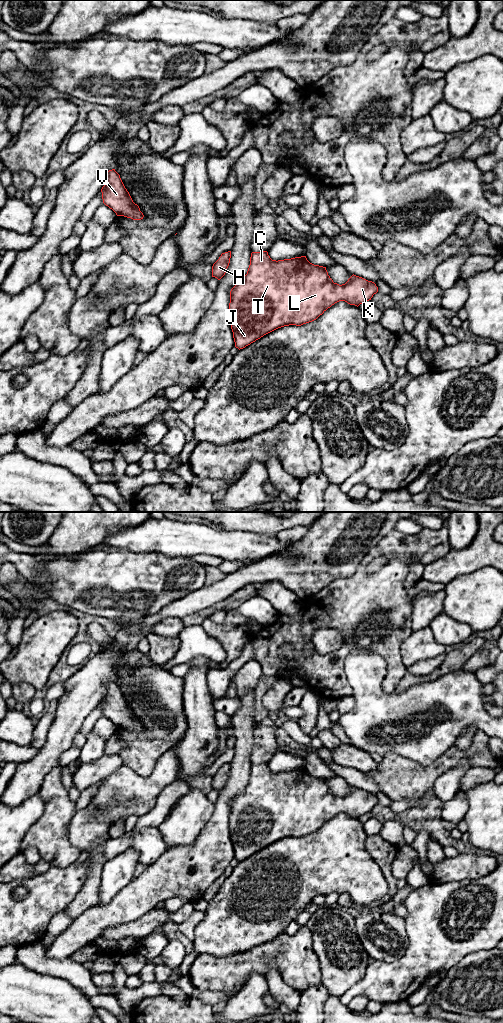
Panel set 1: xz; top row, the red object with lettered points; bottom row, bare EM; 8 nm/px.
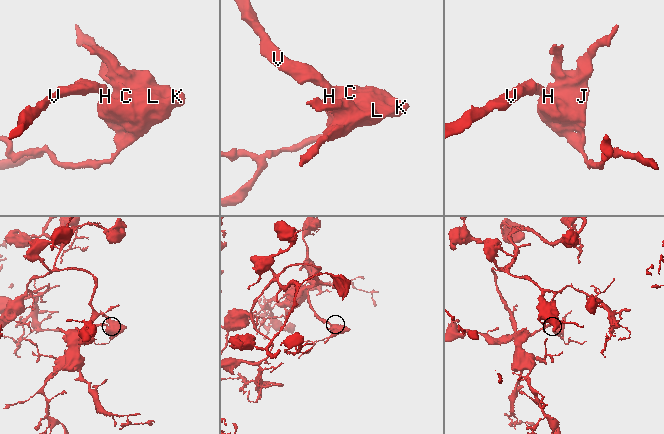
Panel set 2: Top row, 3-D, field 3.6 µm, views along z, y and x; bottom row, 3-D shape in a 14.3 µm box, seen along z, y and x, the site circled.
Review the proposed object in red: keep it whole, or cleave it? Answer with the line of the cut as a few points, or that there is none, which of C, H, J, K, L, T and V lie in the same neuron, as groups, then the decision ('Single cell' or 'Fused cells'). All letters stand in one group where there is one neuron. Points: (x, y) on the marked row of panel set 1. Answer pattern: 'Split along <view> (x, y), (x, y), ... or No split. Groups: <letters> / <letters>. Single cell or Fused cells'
No split. Groups: C H J K L T V. Single cell

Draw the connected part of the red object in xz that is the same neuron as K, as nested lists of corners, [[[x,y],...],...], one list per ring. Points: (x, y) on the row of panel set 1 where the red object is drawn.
[[[267,251],[252,252],[247,274],[230,291],[229,317],[235,347],[239,350],[243,349],[264,335],[284,326],[301,326],[312,322],[339,301],[358,307],[371,300],[377,292],[378,287],[374,282],[354,274],[345,284],[334,283],[326,267],[310,263],[306,256],[276,261],[270,258]]]

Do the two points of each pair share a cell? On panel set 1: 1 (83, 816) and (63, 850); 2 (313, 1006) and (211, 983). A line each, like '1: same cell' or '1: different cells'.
1: different cells
2: different cells

